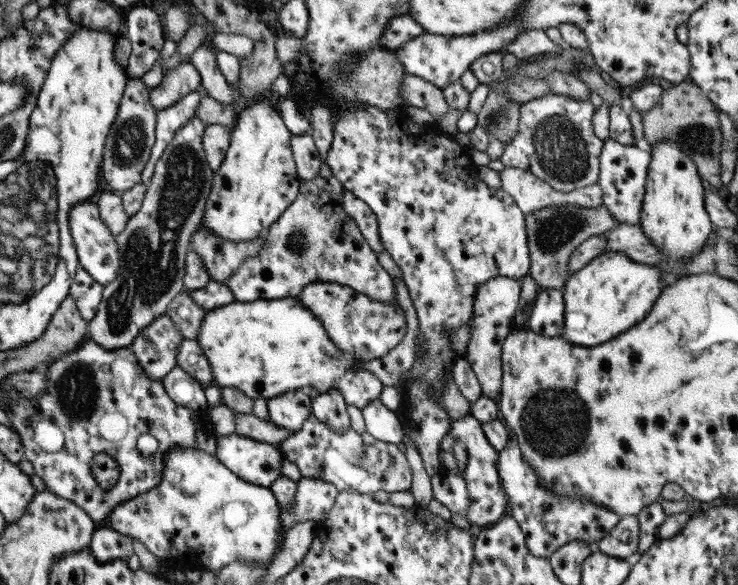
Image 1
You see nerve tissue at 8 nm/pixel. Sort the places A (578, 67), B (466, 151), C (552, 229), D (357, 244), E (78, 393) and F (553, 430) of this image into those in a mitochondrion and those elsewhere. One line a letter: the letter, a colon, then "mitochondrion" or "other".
A: mitochondrion
B: other
C: mitochondrion
D: other
E: mitochondrion
F: mitochondrion

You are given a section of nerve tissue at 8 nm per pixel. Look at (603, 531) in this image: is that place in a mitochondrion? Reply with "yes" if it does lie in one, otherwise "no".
no

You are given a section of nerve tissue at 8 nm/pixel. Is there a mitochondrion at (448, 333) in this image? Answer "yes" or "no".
no

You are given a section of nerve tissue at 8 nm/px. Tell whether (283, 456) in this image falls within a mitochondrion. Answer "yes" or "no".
no

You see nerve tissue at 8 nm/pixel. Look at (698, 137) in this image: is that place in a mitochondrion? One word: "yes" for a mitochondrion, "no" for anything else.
yes

